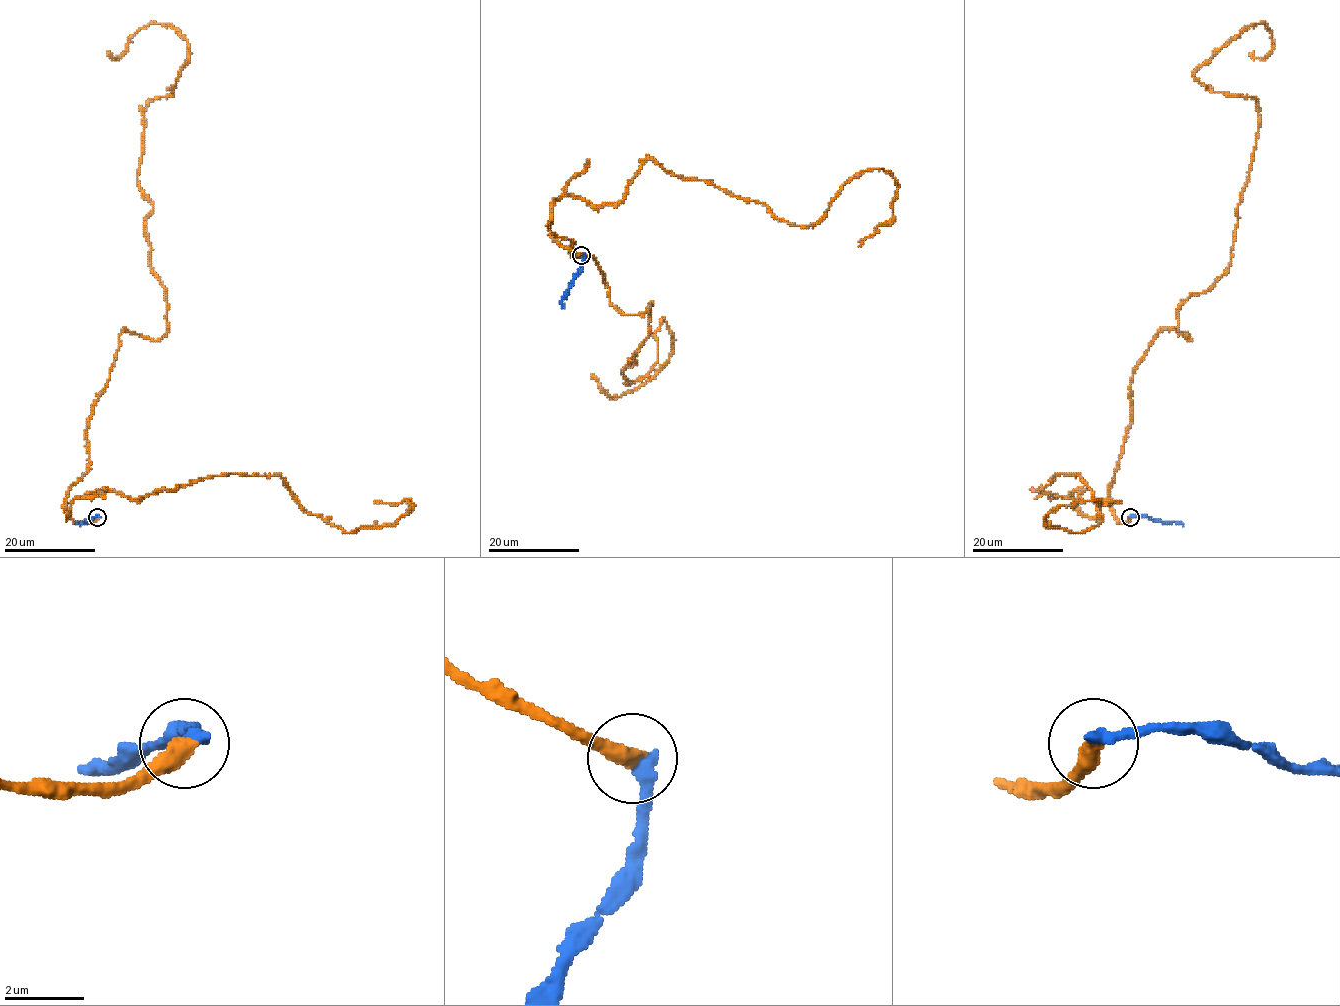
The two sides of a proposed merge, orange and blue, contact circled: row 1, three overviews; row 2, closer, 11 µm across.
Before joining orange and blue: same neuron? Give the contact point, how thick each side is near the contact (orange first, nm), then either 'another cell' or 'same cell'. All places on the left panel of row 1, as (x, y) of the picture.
(97, 517) | 480/360 nm | same cell

